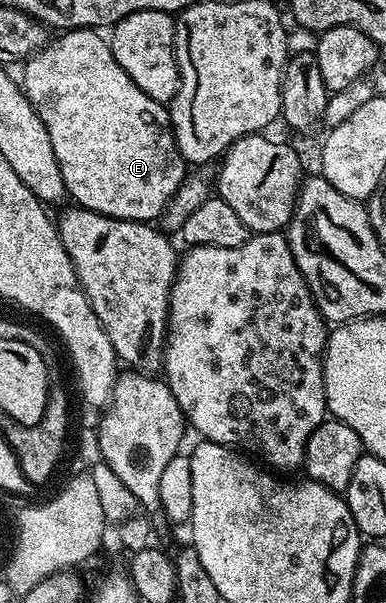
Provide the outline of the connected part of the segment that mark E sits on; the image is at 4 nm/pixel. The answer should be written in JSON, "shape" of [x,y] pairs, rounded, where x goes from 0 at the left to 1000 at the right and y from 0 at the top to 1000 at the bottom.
{"shape":[[[181,46],[153,55],[124,71],[60,101],[62,161],[88,176],[98,196],[130,222],[130,242],[140,242],[140,262],[150,262],[150,282],[161,282],[161,302],[176,325],[205,343],[231,345],[290,358],[301,365],[368,365],[404,368],[425,345],[456,325],[456,317],[482,294],[482,267],[461,249],[446,221],[446,194],[427,174],[389,163],[306,109],[288,71],[269,66],[244,46]]]}

